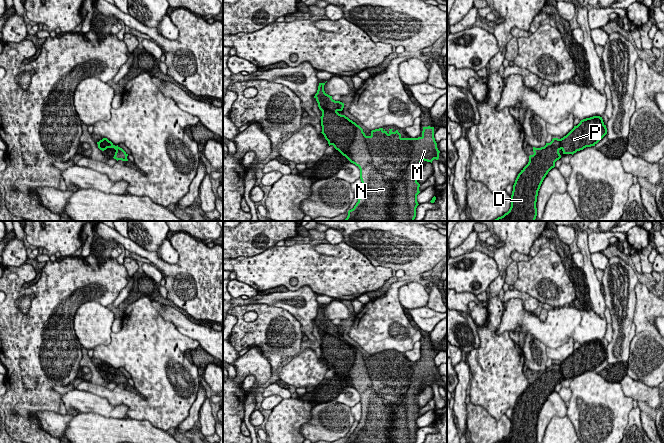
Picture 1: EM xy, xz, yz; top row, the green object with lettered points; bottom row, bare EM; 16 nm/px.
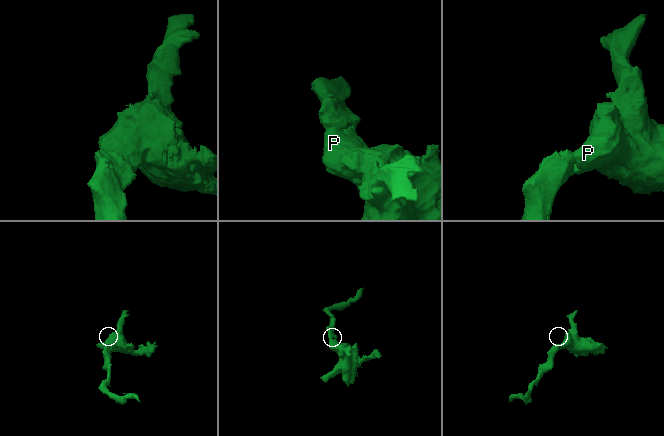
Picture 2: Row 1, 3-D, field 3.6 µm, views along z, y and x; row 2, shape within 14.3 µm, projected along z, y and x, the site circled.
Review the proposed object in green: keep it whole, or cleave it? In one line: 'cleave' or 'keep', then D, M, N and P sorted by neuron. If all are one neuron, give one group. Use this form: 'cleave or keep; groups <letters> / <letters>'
keep; groups D M N P

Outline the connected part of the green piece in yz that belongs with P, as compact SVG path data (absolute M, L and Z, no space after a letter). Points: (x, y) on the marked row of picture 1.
M593 116L581 120L580 123L574 126L563 138L553 138L550 143L546 143L546 145L541 148L533 147L534 154L529 156L528 164L518 174L513 185L509 211L493 221L535 221L537 216L536 202L538 191L548 172L555 167L555 162L561 158L559 151L562 150L563 154L573 155L586 147L595 146L606 134L607 128L602 117Z

